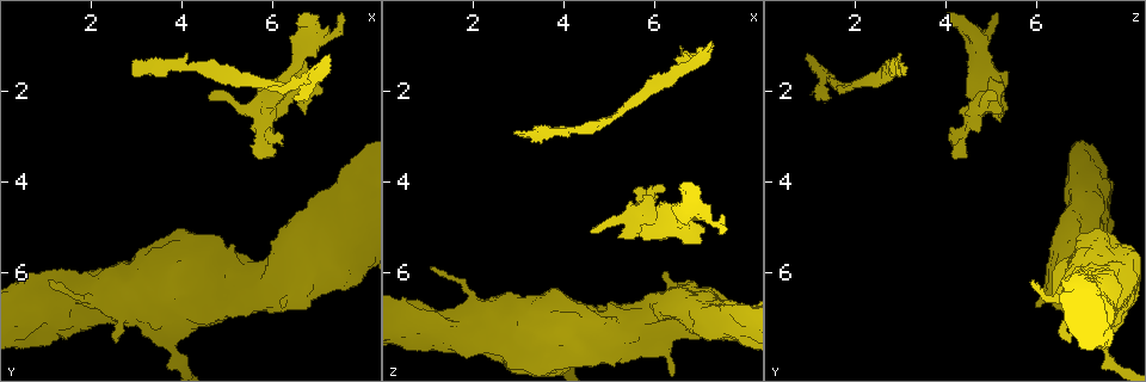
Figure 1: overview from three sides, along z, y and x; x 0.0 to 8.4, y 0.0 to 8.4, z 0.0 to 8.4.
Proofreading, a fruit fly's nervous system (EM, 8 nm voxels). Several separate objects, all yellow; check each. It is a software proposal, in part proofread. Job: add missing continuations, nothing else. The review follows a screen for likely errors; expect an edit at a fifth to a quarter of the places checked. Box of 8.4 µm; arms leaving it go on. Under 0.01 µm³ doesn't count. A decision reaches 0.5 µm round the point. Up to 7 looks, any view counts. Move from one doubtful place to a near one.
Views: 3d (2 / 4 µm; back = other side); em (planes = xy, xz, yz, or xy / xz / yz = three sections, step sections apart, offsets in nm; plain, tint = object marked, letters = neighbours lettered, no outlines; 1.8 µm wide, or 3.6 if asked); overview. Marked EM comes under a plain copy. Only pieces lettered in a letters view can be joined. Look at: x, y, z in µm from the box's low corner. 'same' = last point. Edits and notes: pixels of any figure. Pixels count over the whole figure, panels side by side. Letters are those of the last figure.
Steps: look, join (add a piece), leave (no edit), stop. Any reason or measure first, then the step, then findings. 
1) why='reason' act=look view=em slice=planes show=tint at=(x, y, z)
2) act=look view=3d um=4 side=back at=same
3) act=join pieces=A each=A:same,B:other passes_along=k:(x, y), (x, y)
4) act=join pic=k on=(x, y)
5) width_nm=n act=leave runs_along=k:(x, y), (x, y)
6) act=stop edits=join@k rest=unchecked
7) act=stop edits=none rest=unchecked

why='stops while still wide' act=look view=em slice=yz step=16 show=letters at=(7.05, 1.80, 5.30)

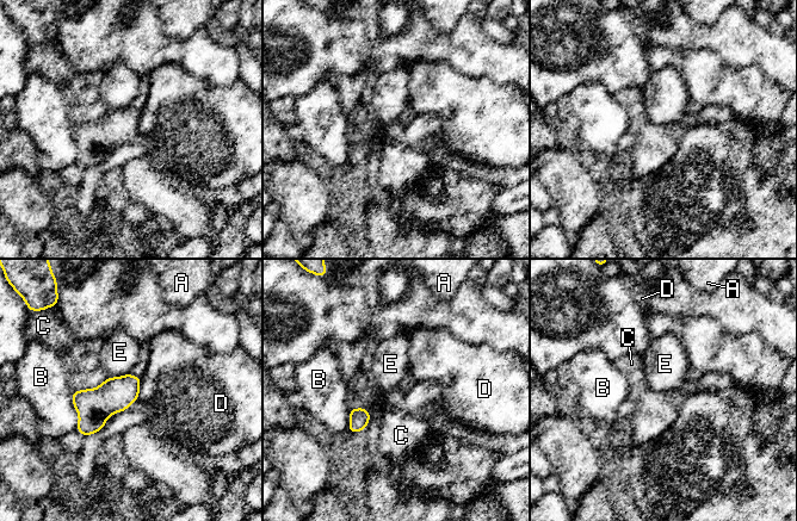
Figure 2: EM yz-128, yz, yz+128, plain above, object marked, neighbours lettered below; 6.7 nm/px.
act=leave each=A:other,B:other,C:other,D:other,E:other border=2:(129, 372), (122, 376), (107, 377) found='none of them fits'

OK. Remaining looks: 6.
why='branch stops here' act=look view=em slice=yz step=8 show=tint at=(6.25, 3.00, 4.25)

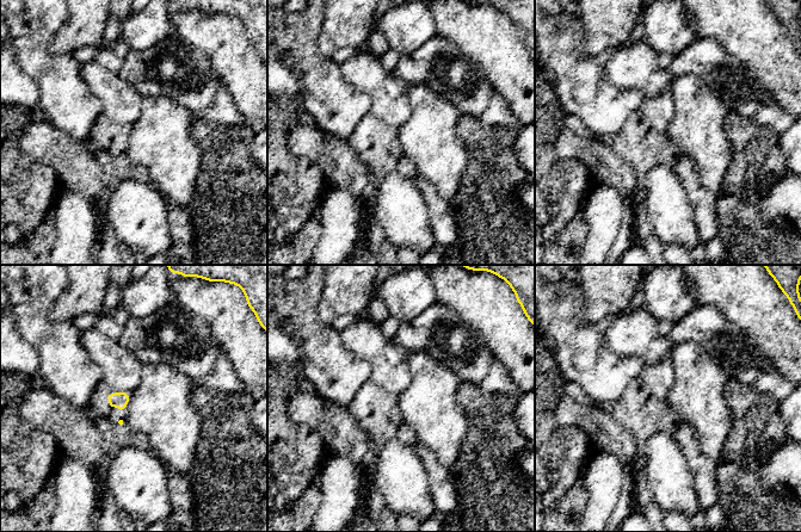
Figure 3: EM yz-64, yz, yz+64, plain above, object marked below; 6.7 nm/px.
why='cut it another way' act=look view=em slice=planes show=tint at=same

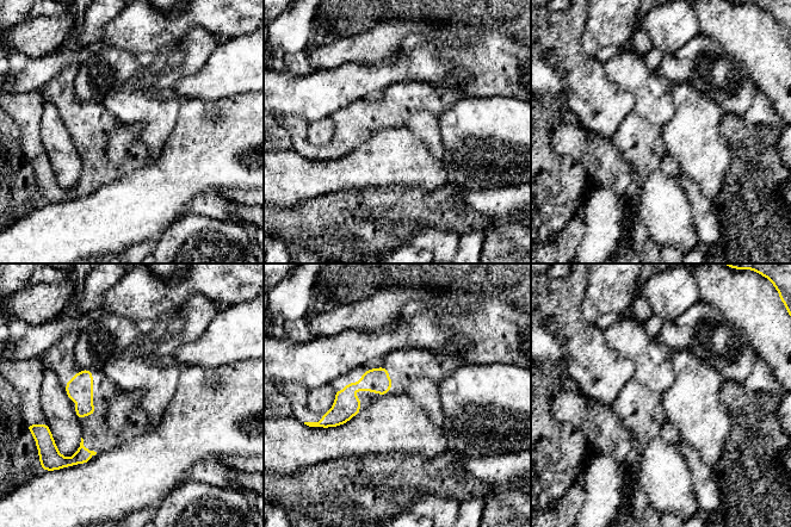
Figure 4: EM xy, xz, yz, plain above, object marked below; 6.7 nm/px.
act=look view=em slice=planes show=letters at=same

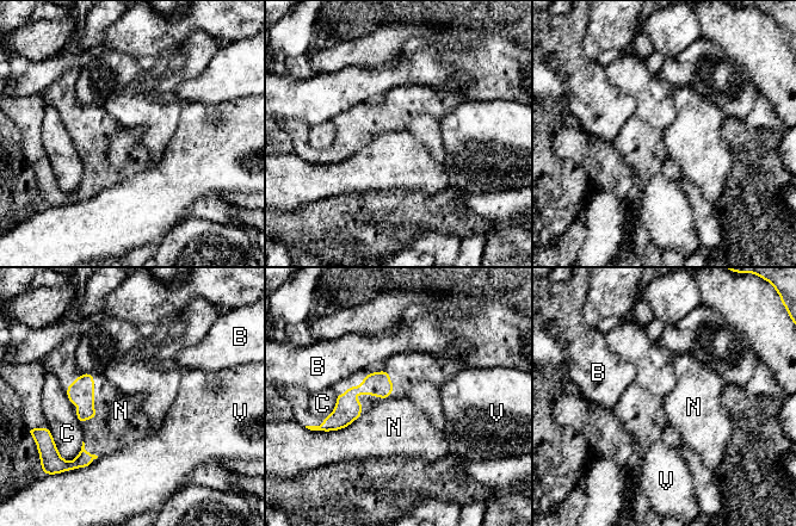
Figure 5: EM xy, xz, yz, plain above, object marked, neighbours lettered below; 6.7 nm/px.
longest_contact=N:300nm act=leave each=B:other,C:other,N:other,V:other border=5:(362, 415), (344, 427), (322, 432) found='none of them fits'

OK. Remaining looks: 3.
why='free end' act=look view=em slice=xy step=4 show=tint at=(2.85, 1.45, 3.00)

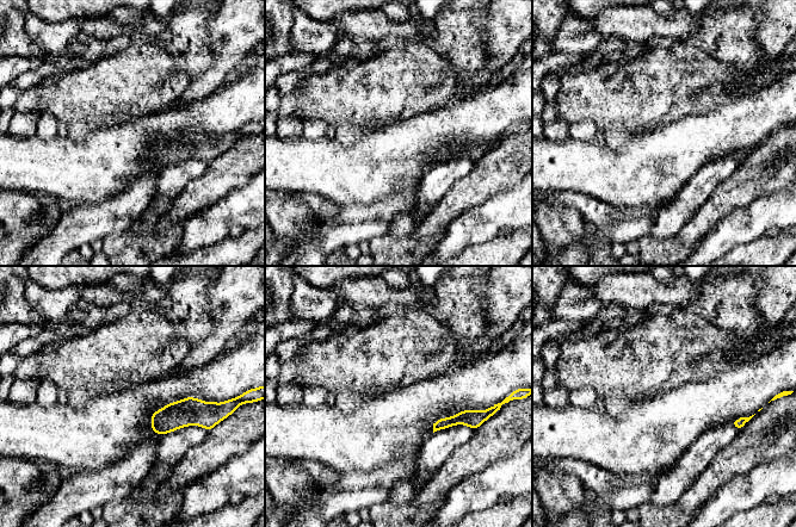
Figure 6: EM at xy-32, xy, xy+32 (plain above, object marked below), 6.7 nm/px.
why='another direction' act=look view=em slice=planes show=letters at=same

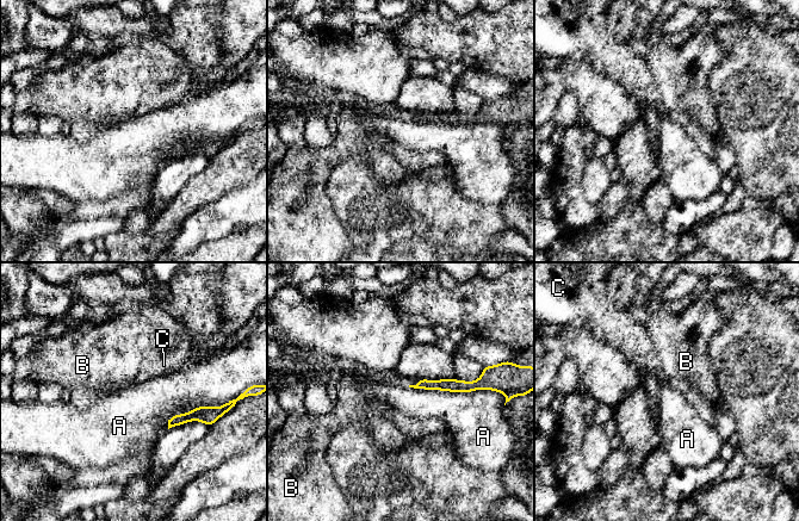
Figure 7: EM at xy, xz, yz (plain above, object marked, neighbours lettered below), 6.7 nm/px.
act=leave each=A:other,B:other,C:other border=7:(408, 386), (451, 391), (483, 390) found='no lettered piece goes on from it'

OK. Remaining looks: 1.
act=stop edits=none rest=unchecked

